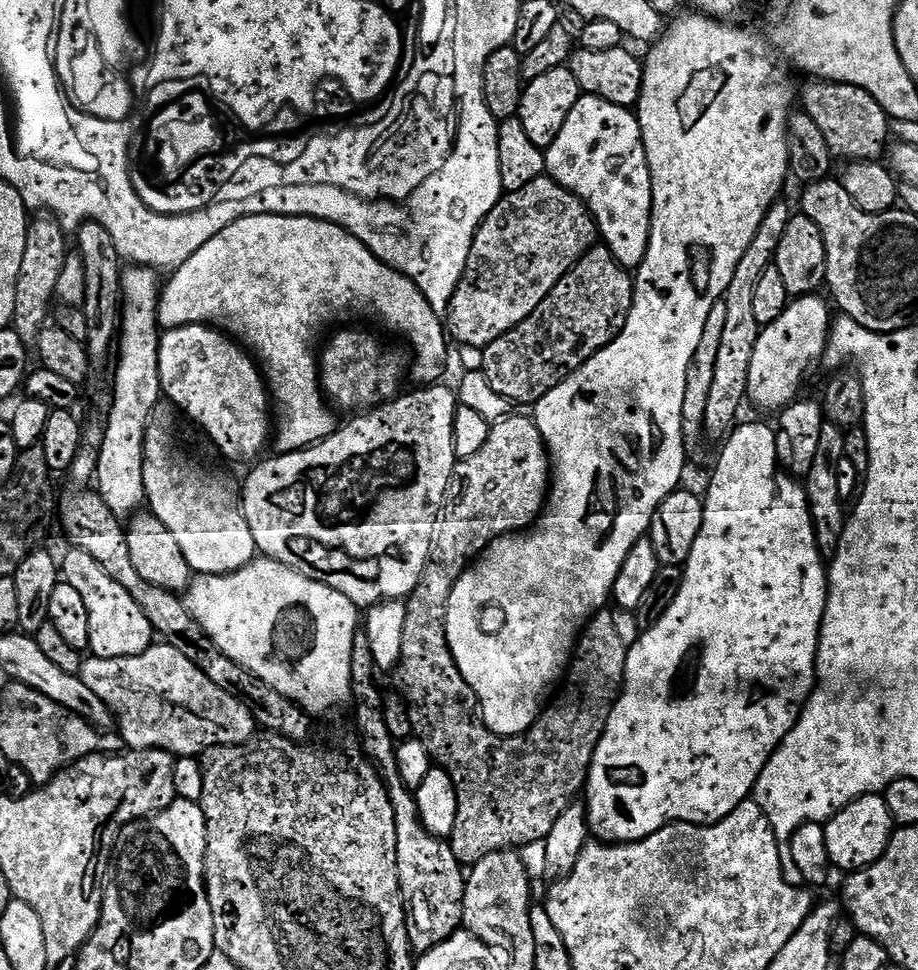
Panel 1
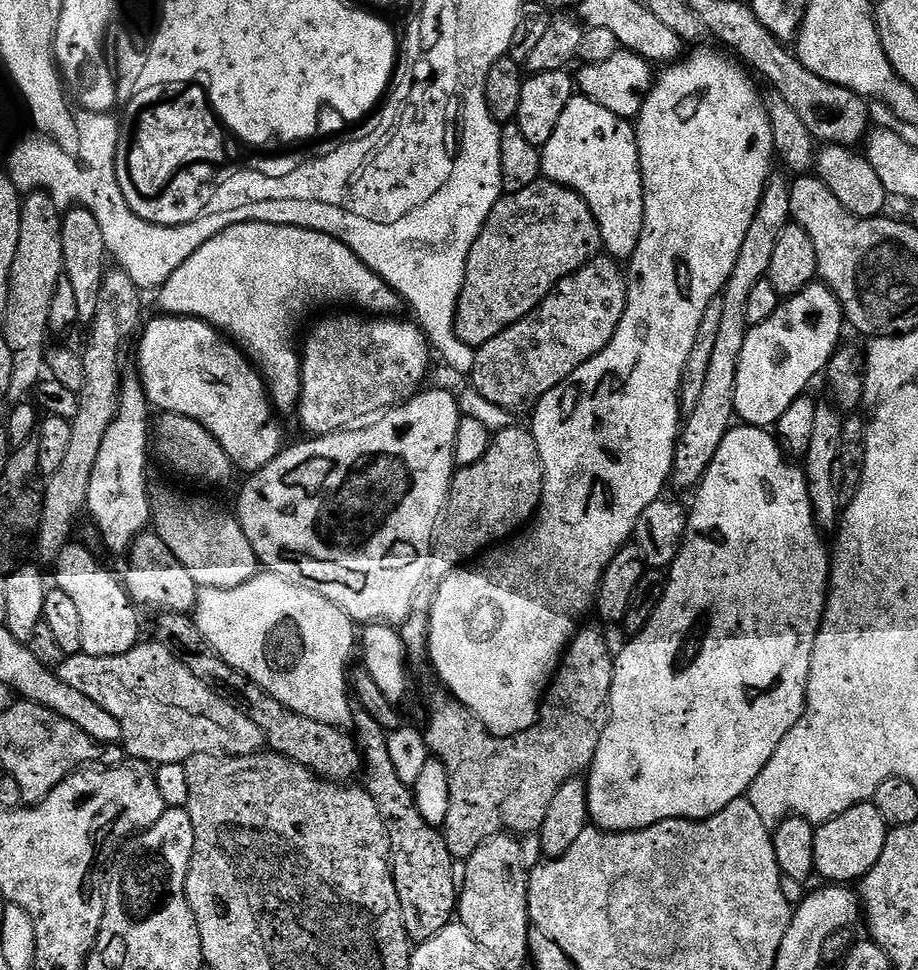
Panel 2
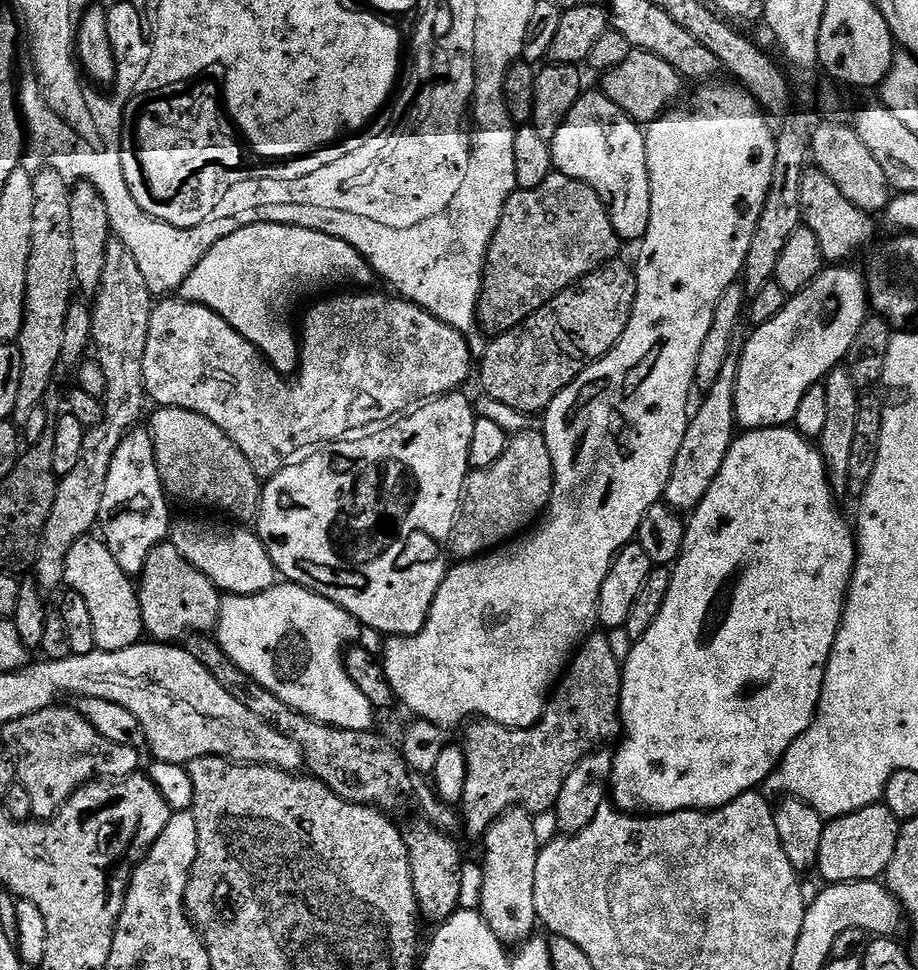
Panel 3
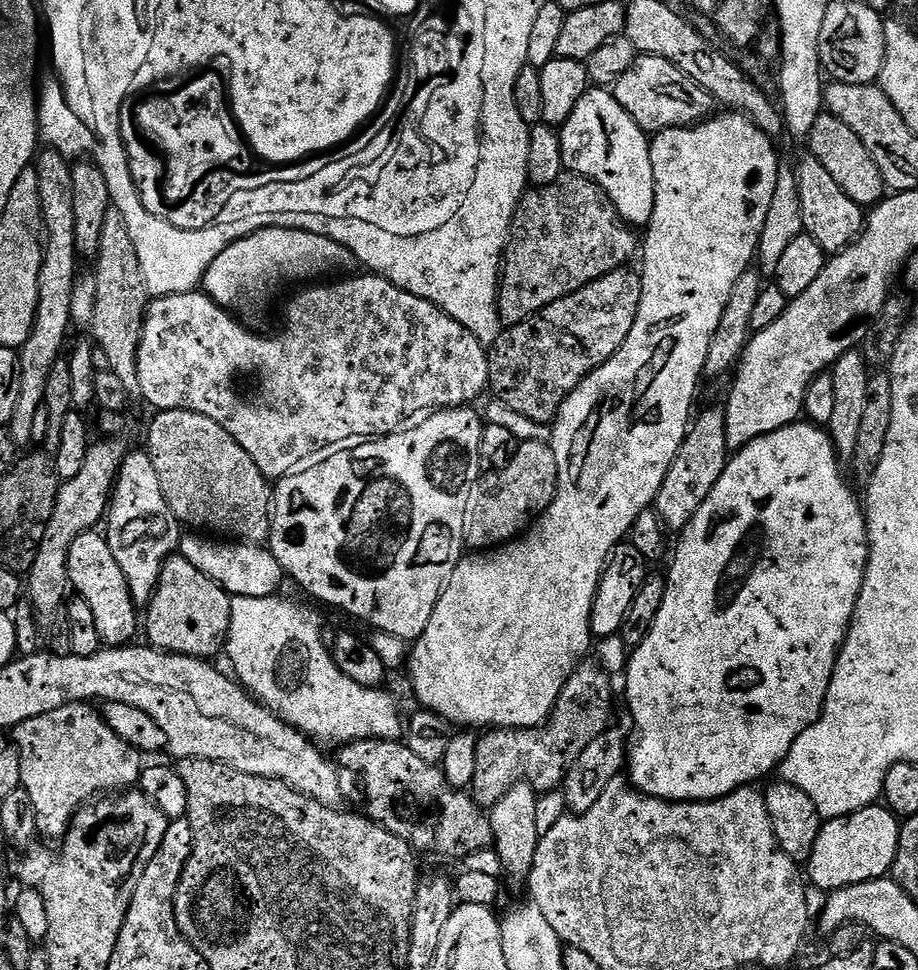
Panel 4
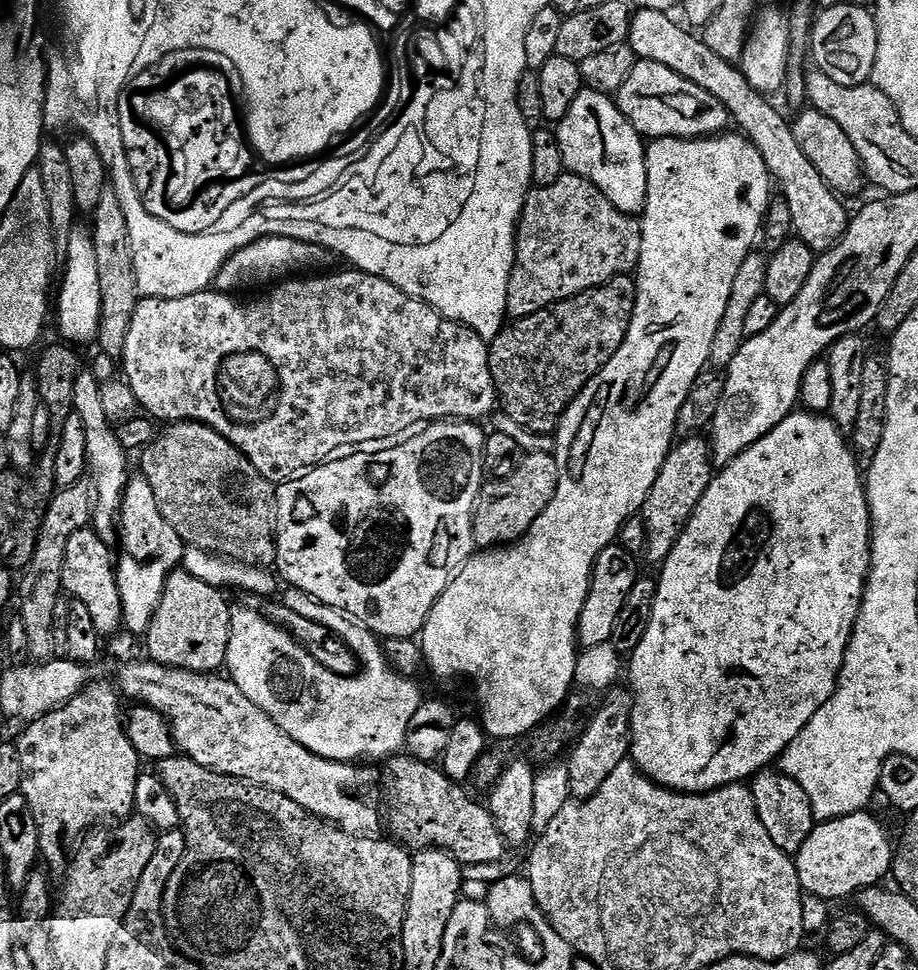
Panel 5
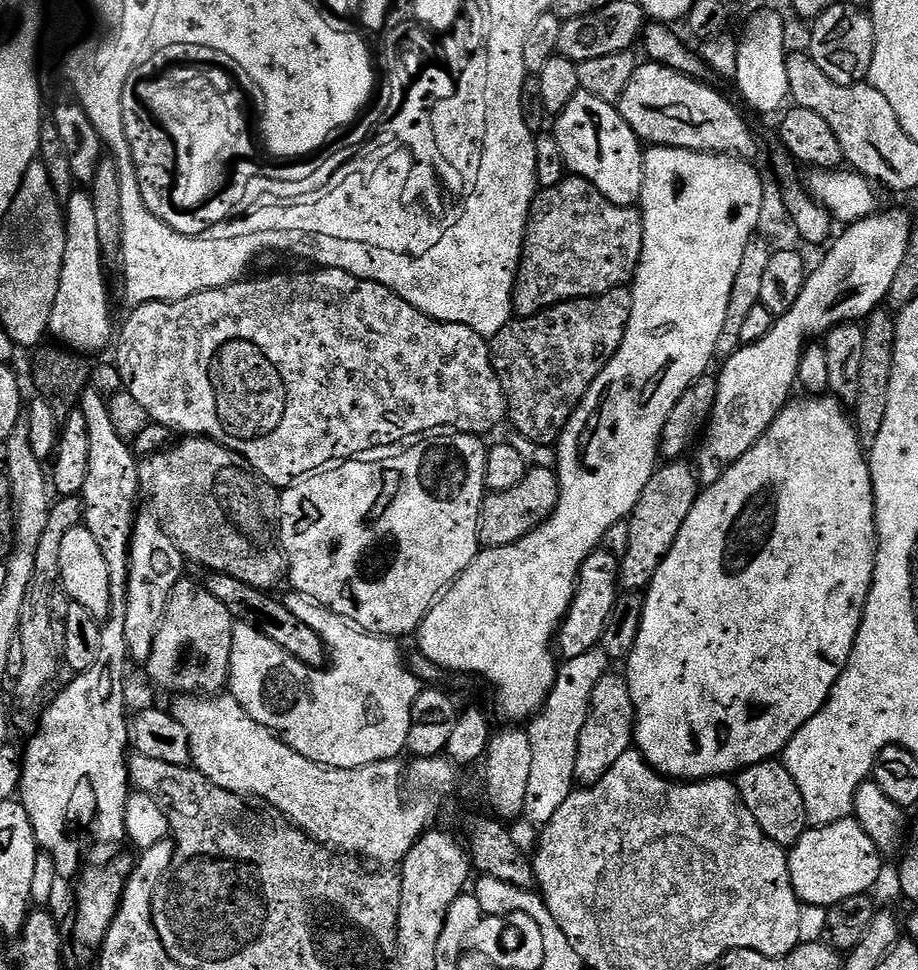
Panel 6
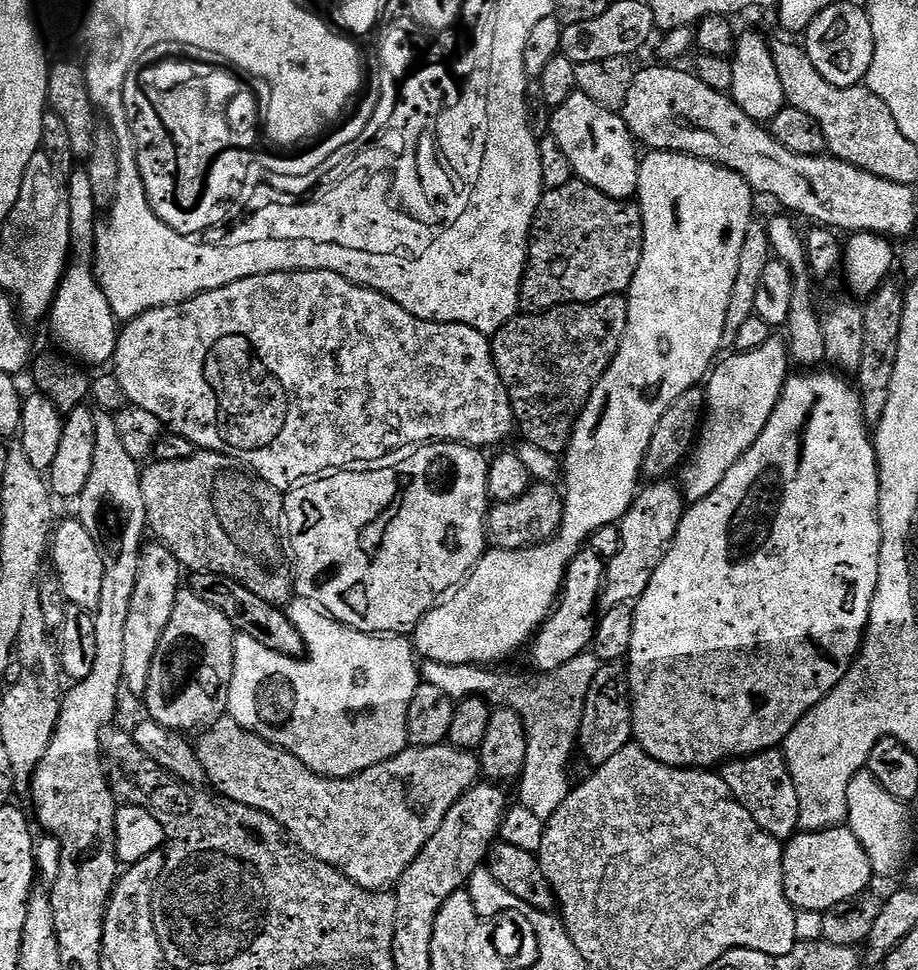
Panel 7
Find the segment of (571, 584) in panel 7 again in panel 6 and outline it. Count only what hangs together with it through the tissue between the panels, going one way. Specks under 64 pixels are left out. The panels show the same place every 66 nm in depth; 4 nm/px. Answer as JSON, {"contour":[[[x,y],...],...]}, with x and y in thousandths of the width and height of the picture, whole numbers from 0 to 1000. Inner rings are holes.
{"contour":[[[655,563],[643,571],[643,575],[638,575],[638,579],[634,579],[623,624],[611,639],[610,649],[606,654],[603,664],[614,680],[629,678],[653,665],[656,649],[660,649],[660,641],[664,637],[664,629],[669,629],[671,615],[676,610],[675,577],[668,569]]]}

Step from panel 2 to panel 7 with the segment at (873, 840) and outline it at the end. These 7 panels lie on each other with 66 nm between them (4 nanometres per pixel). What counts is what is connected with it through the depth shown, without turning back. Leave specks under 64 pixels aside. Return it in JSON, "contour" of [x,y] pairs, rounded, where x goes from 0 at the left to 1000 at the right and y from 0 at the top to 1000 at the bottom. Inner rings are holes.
{"contour":[[[923,852],[897,854],[894,858],[873,857],[853,875],[854,921],[864,936],[873,941],[897,942],[913,934],[913,930],[942,923],[947,919],[946,910],[952,907],[943,876]]]}

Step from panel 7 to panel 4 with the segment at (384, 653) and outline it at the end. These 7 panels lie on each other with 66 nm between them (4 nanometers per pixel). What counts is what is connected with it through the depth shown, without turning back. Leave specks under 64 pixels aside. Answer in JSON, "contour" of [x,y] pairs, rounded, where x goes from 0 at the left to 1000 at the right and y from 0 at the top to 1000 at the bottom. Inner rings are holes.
{"contour":[[[300,613],[300,614],[291,614],[291,615],[290,615],[290,616],[272,616],[272,615],[271,615],[271,614],[255,614],[255,615],[253,615],[253,632],[252,632],[252,633],[251,633],[251,649],[249,649],[249,651],[248,651],[248,663],[247,663],[247,665],[246,665],[246,676],[247,676],[247,672],[248,672],[248,676],[249,676],[249,678],[251,678],[251,679],[253,679],[253,689],[254,689],[254,691],[253,691],[253,690],[252,690],[252,692],[253,692],[253,693],[254,693],[254,694],[255,694],[255,697],[256,697],[256,700],[257,700],[257,701],[258,701],[258,702],[260,702],[260,704],[261,704],[261,705],[263,705],[263,706],[265,706],[265,708],[266,708],[266,709],[267,709],[267,710],[269,710],[269,712],[270,712],[270,713],[271,713],[271,714],[273,714],[273,716],[275,716],[275,718],[276,718],[276,719],[278,719],[278,721],[279,721],[279,722],[280,722],[280,723],[282,723],[282,725],[284,725],[284,726],[286,726],[286,727],[288,727],[288,729],[289,729],[289,730],[291,730],[291,731],[292,731],[292,733],[294,733],[294,734],[298,734],[298,735],[301,735],[301,737],[302,737],[302,739],[304,739],[304,741],[306,741],[306,742],[308,742],[308,743],[309,743],[309,745],[310,745],[310,746],[317,746],[317,747],[318,747],[318,749],[319,749],[319,751],[321,751],[321,752],[322,752],[322,754],[324,754],[324,755],[330,755],[330,756],[332,756],[332,757],[334,757],[334,758],[336,758],[336,759],[337,759],[337,760],[340,760],[340,761],[343,761],[343,762],[344,762],[344,763],[345,763],[345,764],[349,764],[349,763],[367,763],[367,765],[368,765],[368,766],[367,766],[367,768],[370,768],[370,769],[374,769],[374,768],[376,768],[376,767],[380,767],[380,766],[382,766],[382,765],[383,765],[383,764],[386,764],[386,763],[397,763],[397,762],[407,762],[407,763],[425,763],[425,762],[428,762],[428,761],[431,761],[431,760],[435,760],[435,759],[436,759],[436,758],[437,758],[437,755],[438,755],[438,738],[437,738],[437,742],[436,742],[436,734],[435,734],[435,732],[434,732],[434,731],[431,731],[431,722],[430,722],[430,720],[429,720],[429,719],[427,719],[427,718],[413,718],[413,715],[412,715],[412,714],[410,714],[410,713],[405,713],[405,714],[403,714],[403,715],[402,715],[402,718],[401,718],[401,713],[400,713],[400,711],[399,711],[399,710],[397,710],[397,709],[395,709],[395,707],[394,707],[394,706],[392,706],[392,705],[383,705],[383,701],[382,701],[382,699],[381,699],[381,698],[379,698],[379,697],[382,697],[382,696],[379,696],[379,695],[377,695],[377,693],[376,693],[376,690],[374,690],[374,689],[365,689],[365,688],[363,688],[363,682],[362,682],[362,677],[359,677],[359,676],[358,676],[358,673],[357,673],[357,665],[356,665],[356,663],[355,663],[355,656],[354,656],[354,653],[353,653],[353,654],[351,654],[351,653],[349,653],[349,635],[347,635],[347,633],[346,633],[346,632],[344,632],[344,631],[339,631],[339,629],[338,629],[338,628],[336,628],[336,627],[330,627],[330,625],[329,625],[329,624],[327,624],[327,623],[321,623],[321,621],[320,621],[320,620],[318,620],[318,619],[305,619],[305,618],[306,618],[306,615],[305,615],[305,614],[304,614],[304,613]],[[362,688],[363,688],[363,689],[362,689]],[[349,689],[357,689],[357,690],[361,690],[361,689],[362,689],[362,690],[361,690],[361,694],[362,694],[362,698],[359,698],[359,699],[358,699],[358,701],[356,701],[356,699],[355,699],[355,698],[353,698],[353,693],[352,693],[352,691],[351,691],[351,690],[349,690]],[[256,692],[257,692],[257,693],[256,693]],[[400,718],[401,718],[401,722],[402,722],[402,724],[403,724],[403,725],[405,725],[405,730],[404,730],[404,728],[403,728],[403,727],[401,727],[401,726],[397,726],[397,721],[399,721],[399,720],[400,720]],[[343,759],[345,759],[345,761],[344,761],[344,760],[343,760]],[[347,762],[349,762],[349,763],[347,763]]]}

